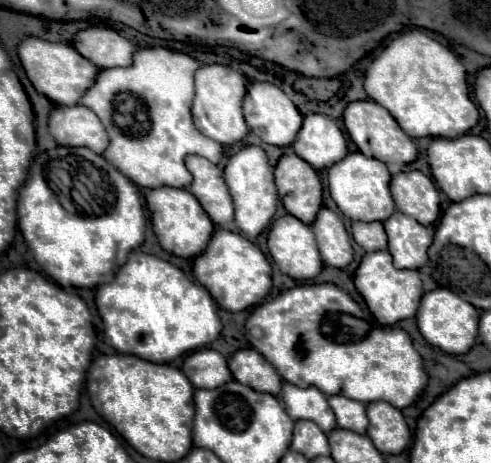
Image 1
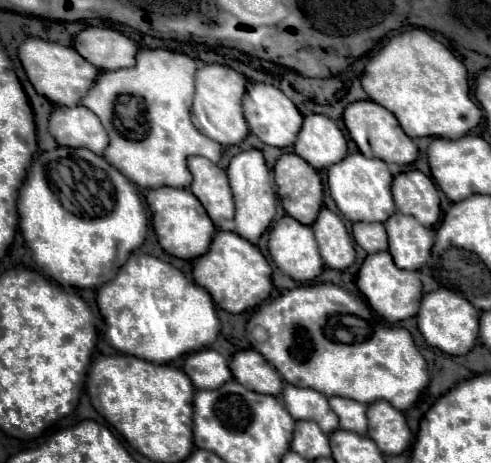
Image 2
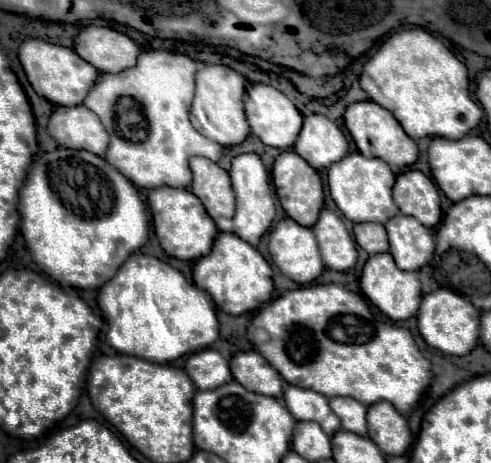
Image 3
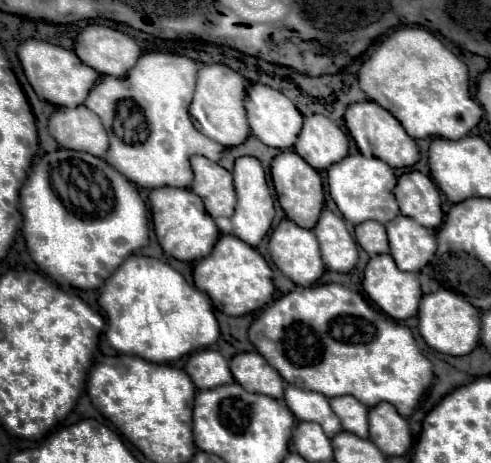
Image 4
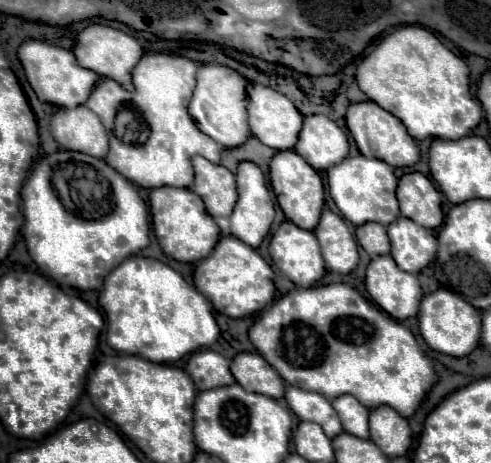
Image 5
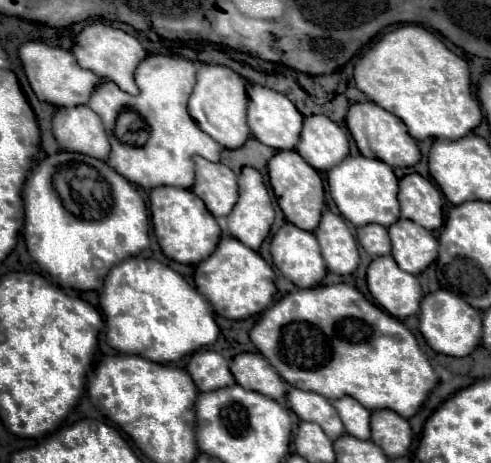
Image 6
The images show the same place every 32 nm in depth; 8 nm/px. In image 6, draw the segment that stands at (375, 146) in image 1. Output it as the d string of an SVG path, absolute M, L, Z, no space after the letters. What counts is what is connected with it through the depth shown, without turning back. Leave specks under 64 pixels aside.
M374 102L352 104L350 110L348 110L348 116L346 116L346 124L348 124L348 130L350 130L352 138L356 140L360 152L362 152L366 158L384 160L386 164L390 164L390 166L394 166L394 168L414 166L414 164L420 160L418 144L416 144L416 140L408 134L406 124L404 124L398 116L386 112L384 108L380 108L380 106L374 104Z

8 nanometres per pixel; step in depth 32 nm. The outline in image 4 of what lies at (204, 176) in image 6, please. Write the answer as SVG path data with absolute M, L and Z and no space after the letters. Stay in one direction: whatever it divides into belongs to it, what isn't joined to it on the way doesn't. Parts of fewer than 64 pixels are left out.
M192 156L190 162L194 170L194 182L190 190L204 200L204 206L212 218L230 218L236 206L232 174L204 156Z

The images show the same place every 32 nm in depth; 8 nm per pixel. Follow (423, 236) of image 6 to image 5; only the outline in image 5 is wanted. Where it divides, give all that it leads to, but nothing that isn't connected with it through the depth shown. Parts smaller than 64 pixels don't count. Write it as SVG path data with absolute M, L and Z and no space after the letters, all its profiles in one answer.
M400 216L388 226L388 236L392 242L392 258L398 268L410 274L418 274L436 256L436 236L432 230Z

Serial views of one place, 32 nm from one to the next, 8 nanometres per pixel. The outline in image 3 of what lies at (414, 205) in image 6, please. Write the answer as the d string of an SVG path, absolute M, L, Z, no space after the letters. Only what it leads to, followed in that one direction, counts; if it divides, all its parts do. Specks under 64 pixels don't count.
M418 170L404 172L396 178L394 200L402 214L420 220L426 228L434 228L442 218L438 188Z

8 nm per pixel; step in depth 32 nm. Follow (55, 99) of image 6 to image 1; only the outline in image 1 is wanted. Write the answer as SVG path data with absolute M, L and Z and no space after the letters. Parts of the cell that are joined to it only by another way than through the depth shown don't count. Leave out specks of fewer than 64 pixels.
M30 36L18 46L18 56L36 92L44 94L60 106L76 106L84 92L94 84L94 78L98 74L98 68L94 64L88 64L88 60L84 60L84 56L80 56L72 46L60 42L46 42L42 38Z

